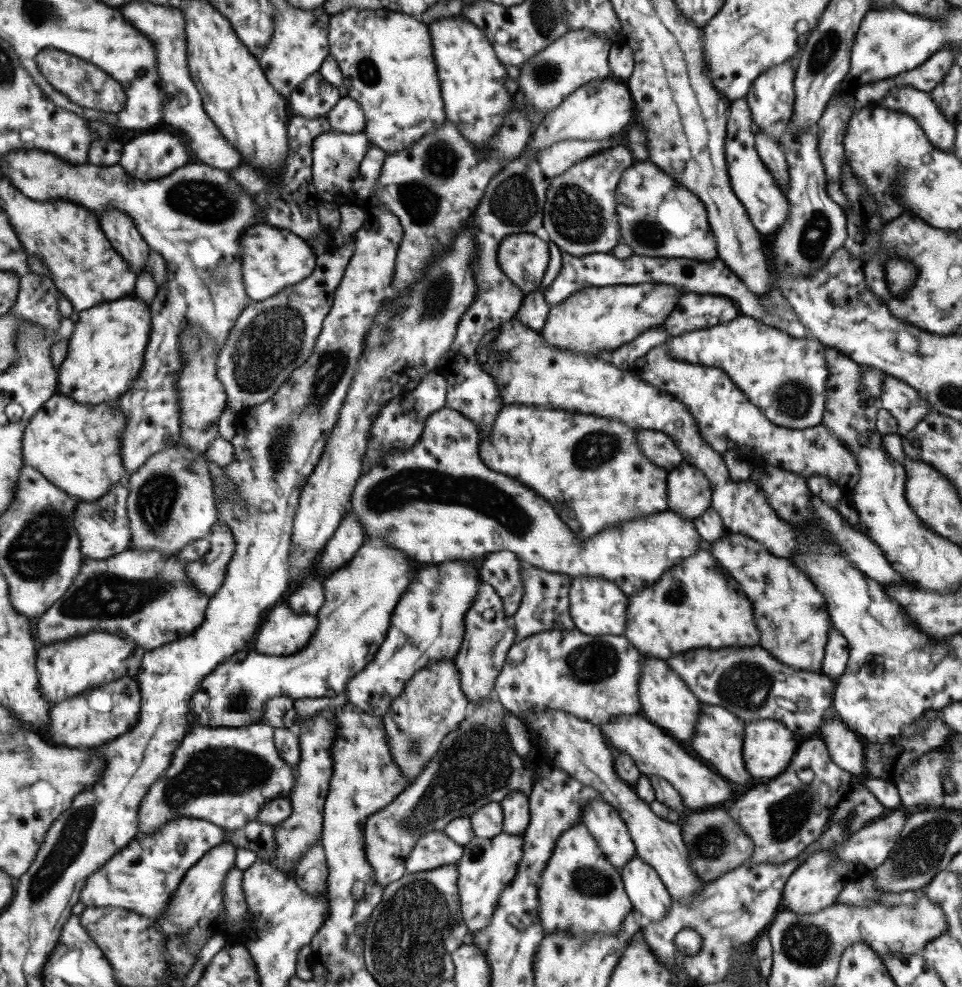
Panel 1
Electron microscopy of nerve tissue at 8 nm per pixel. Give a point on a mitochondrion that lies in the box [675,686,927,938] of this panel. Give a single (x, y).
(712, 843)

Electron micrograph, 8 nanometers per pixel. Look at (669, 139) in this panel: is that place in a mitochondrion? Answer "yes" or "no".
yes

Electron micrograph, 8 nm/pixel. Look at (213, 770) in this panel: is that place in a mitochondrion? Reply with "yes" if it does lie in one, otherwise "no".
yes

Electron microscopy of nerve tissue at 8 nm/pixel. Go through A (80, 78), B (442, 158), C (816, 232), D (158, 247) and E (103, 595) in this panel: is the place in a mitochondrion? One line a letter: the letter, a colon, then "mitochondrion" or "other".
A: mitochondrion
B: mitochondrion
C: mitochondrion
D: other
E: mitochondrion

